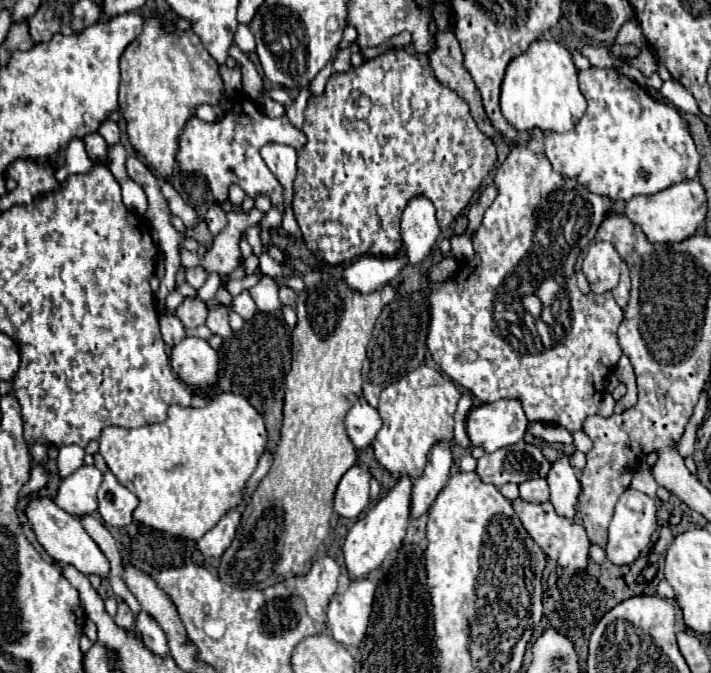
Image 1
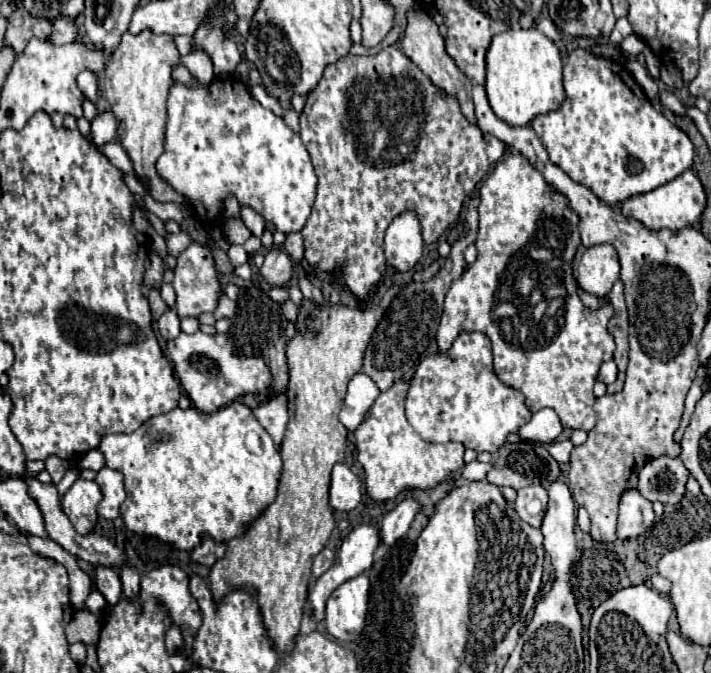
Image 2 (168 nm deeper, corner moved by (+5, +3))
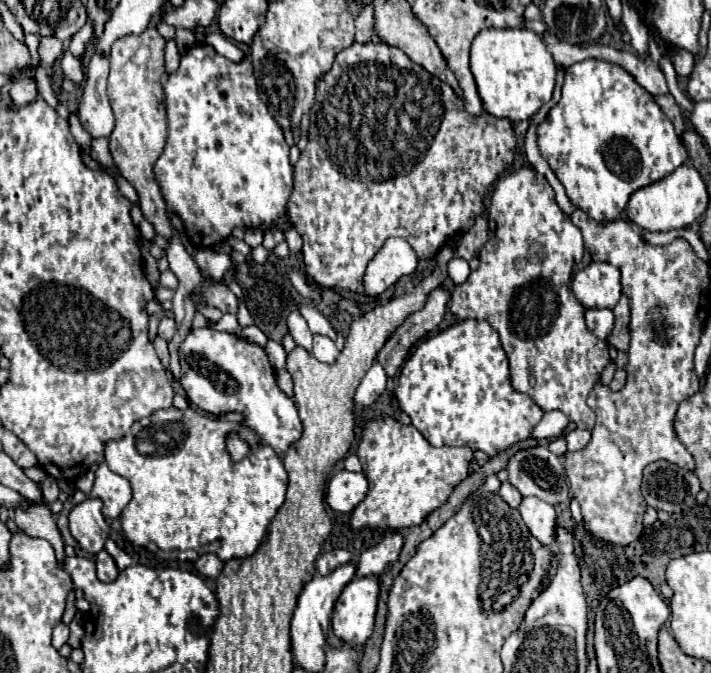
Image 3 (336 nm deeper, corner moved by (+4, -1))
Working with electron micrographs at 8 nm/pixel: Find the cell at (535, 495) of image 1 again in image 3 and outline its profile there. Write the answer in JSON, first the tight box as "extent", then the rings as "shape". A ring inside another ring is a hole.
{"extent":[520,498,558,548],"shape":[[[524,498],[520,504],[520,516],[528,526],[530,534],[552,548],[556,544],[556,526],[558,526],[558,508],[540,500],[540,498]]]}

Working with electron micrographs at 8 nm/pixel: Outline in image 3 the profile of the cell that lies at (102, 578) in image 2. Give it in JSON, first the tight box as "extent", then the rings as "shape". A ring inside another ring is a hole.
{"extent":[96,550,118,582],"shape":[[[106,550],[96,554],[96,568],[98,568],[98,578],[102,582],[112,582],[118,576],[118,566]]]}

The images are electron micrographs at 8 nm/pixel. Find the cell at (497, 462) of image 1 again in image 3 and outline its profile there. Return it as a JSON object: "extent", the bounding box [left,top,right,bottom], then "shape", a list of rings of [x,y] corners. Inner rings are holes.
{"extent":[506,446,570,504],"shape":[[[544,446],[516,452],[506,470],[510,484],[516,486],[522,496],[536,496],[548,504],[564,504],[570,498],[564,466],[560,458]]]}

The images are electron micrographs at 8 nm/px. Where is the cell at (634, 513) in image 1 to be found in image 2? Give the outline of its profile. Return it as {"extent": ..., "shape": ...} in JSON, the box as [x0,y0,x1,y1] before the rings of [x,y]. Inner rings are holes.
{"extent":[617,490,653,540],"shape":[[[625,490],[619,502],[617,516],[617,540],[637,538],[653,524],[653,506],[647,498],[639,494],[639,490]]]}

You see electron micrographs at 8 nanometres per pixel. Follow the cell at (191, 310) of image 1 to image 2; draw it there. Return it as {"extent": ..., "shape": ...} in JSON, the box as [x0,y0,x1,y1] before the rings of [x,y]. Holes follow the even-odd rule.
{"extent":[173,244,221,318],"shape":[[[191,244],[185,252],[177,258],[173,288],[177,292],[177,314],[179,318],[197,318],[203,312],[213,312],[217,308],[217,296],[221,290],[221,284],[217,282],[217,270],[215,262],[211,258],[211,252],[201,244]]]}

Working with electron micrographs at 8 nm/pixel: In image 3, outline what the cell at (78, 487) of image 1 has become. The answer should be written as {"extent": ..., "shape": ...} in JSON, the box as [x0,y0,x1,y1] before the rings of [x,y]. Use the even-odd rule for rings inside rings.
{"extent":[70,498,110,554],"shape":[[[86,498],[70,512],[70,532],[88,554],[98,554],[104,548],[110,526],[102,516],[102,502],[98,498]]]}

